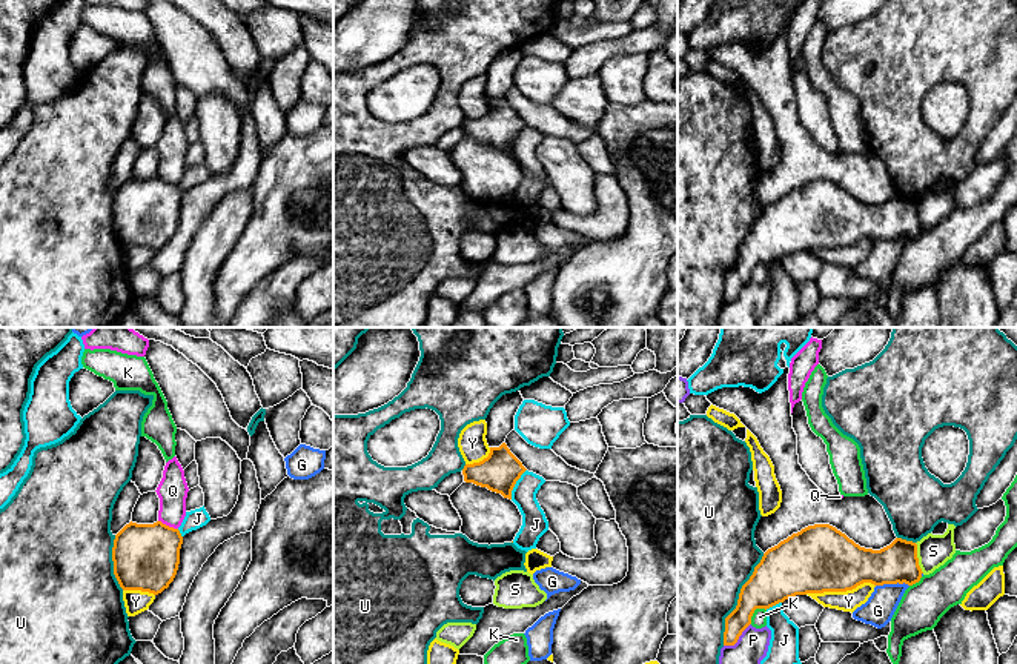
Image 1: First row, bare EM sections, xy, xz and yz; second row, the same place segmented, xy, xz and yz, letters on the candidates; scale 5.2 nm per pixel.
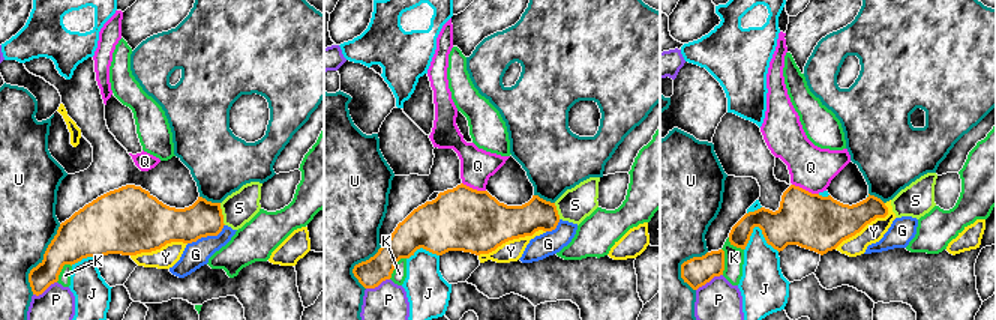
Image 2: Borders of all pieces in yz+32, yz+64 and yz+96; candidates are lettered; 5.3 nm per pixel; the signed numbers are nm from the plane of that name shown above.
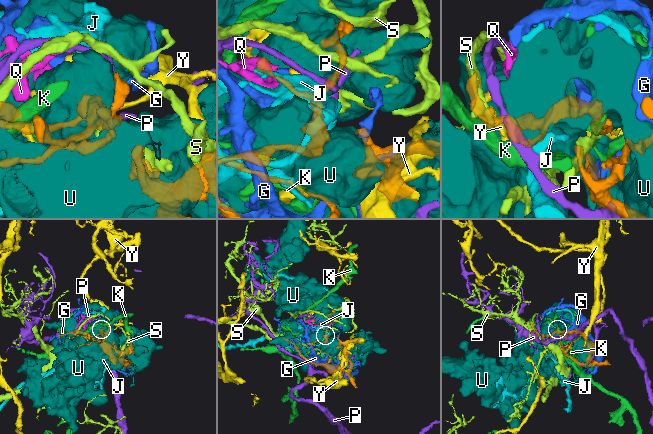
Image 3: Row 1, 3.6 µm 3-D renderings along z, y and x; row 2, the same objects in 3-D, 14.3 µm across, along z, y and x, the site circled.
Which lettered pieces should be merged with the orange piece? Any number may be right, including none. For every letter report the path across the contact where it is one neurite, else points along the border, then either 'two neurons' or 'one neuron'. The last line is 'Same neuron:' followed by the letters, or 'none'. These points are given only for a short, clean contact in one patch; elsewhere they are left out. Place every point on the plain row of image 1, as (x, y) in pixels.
G: two neurons
J: two neurons
K: two neurons
P: two neurons
Q: border along xy (159, 175), (177, 185); two neurons
S: two neurons
U: two neurons
Y: two neurons
Same neuron: none

